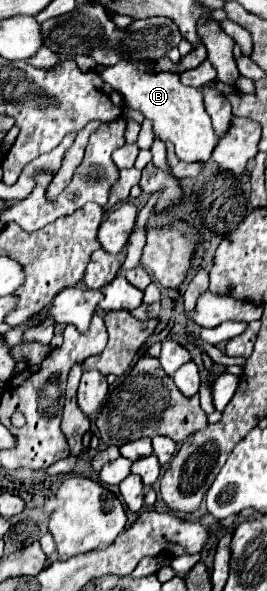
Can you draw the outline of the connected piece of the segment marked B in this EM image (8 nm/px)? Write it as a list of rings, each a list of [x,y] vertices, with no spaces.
[[[121,60],[115,66],[101,70],[99,76],[103,76],[103,82],[111,84],[111,88],[115,88],[123,96],[129,108],[141,110],[143,116],[153,122],[153,132],[161,140],[167,138],[173,142],[179,160],[205,164],[211,158],[211,152],[215,150],[219,138],[213,132],[209,114],[205,112],[201,90],[183,86],[179,74],[171,72],[149,74],[149,62]]]

